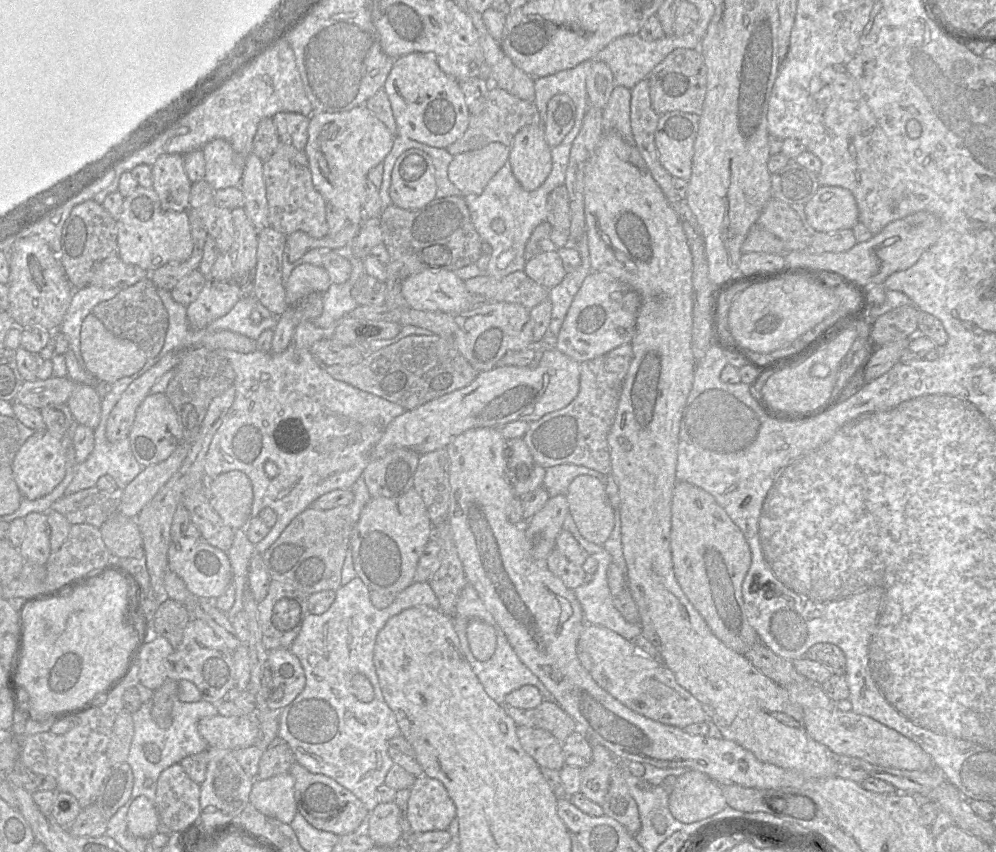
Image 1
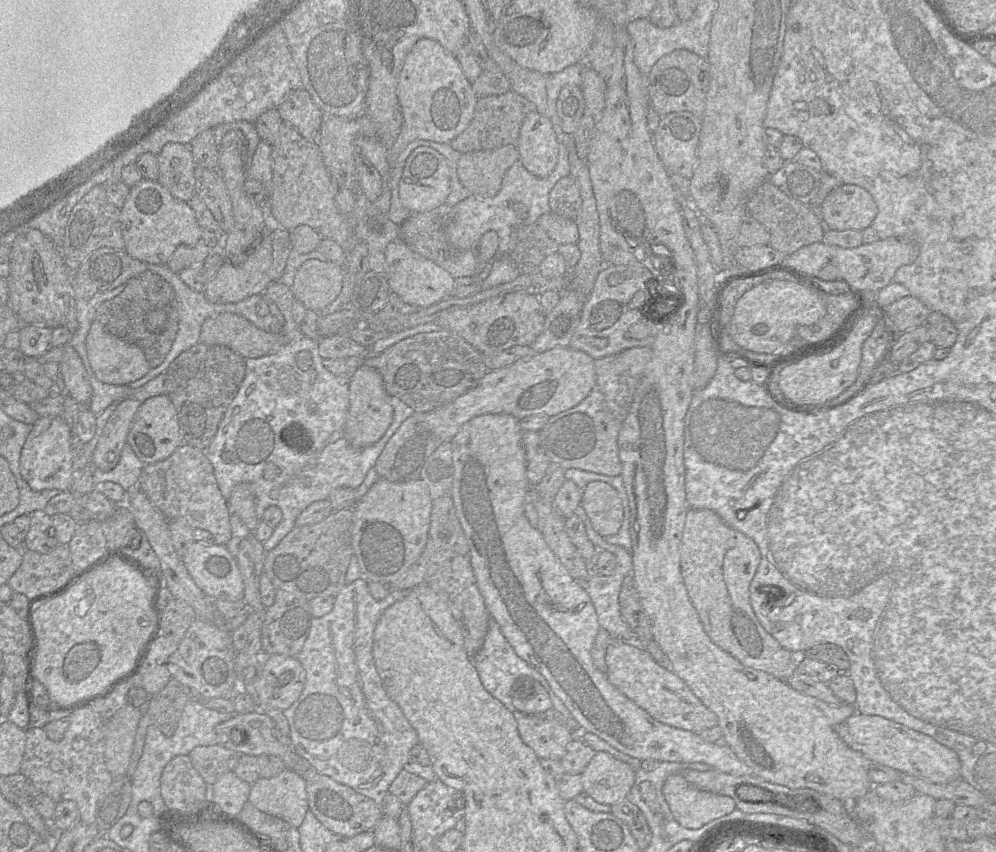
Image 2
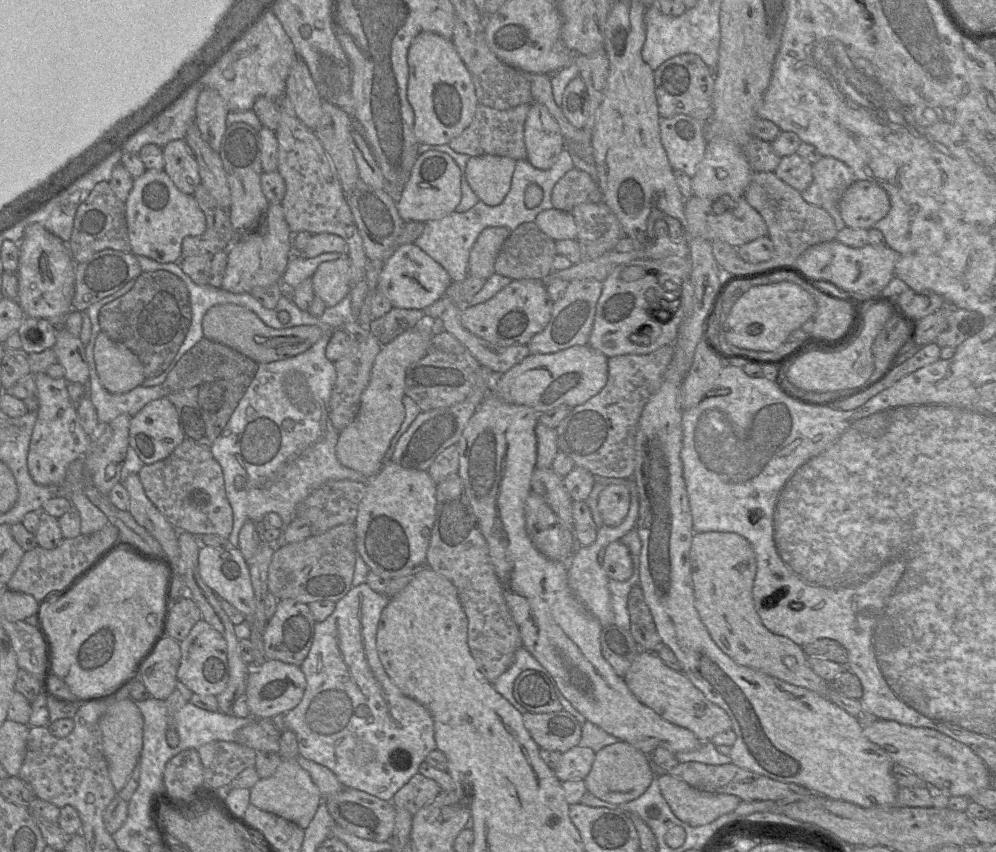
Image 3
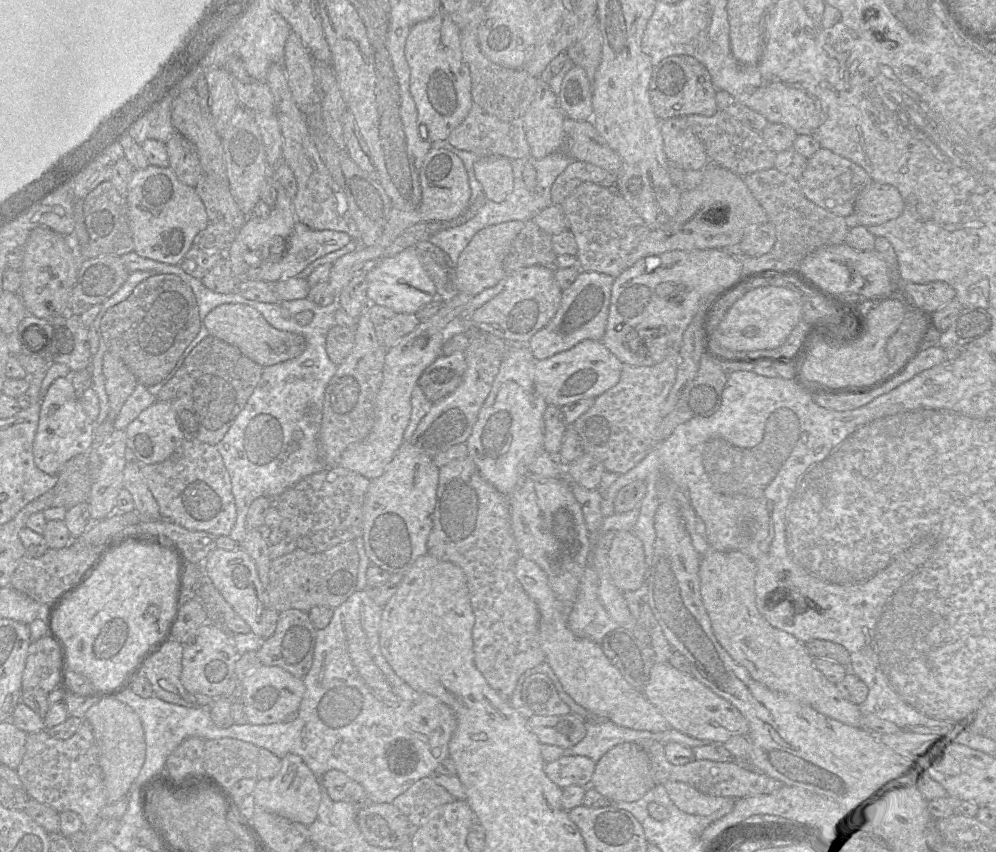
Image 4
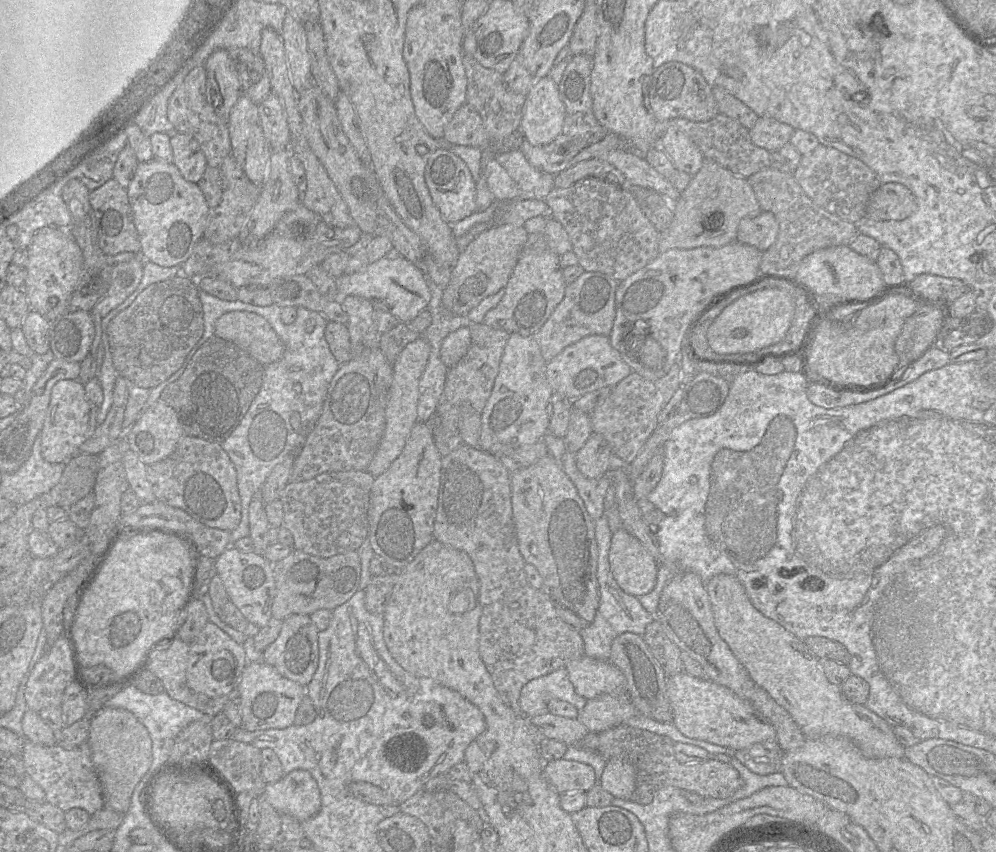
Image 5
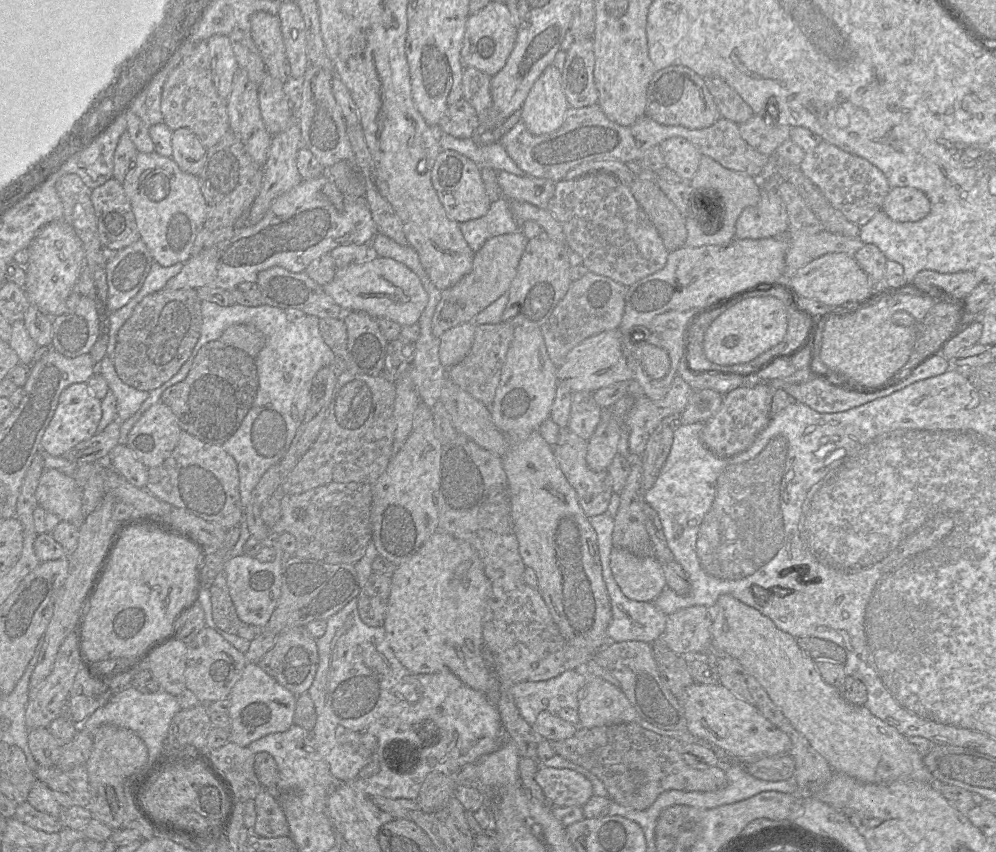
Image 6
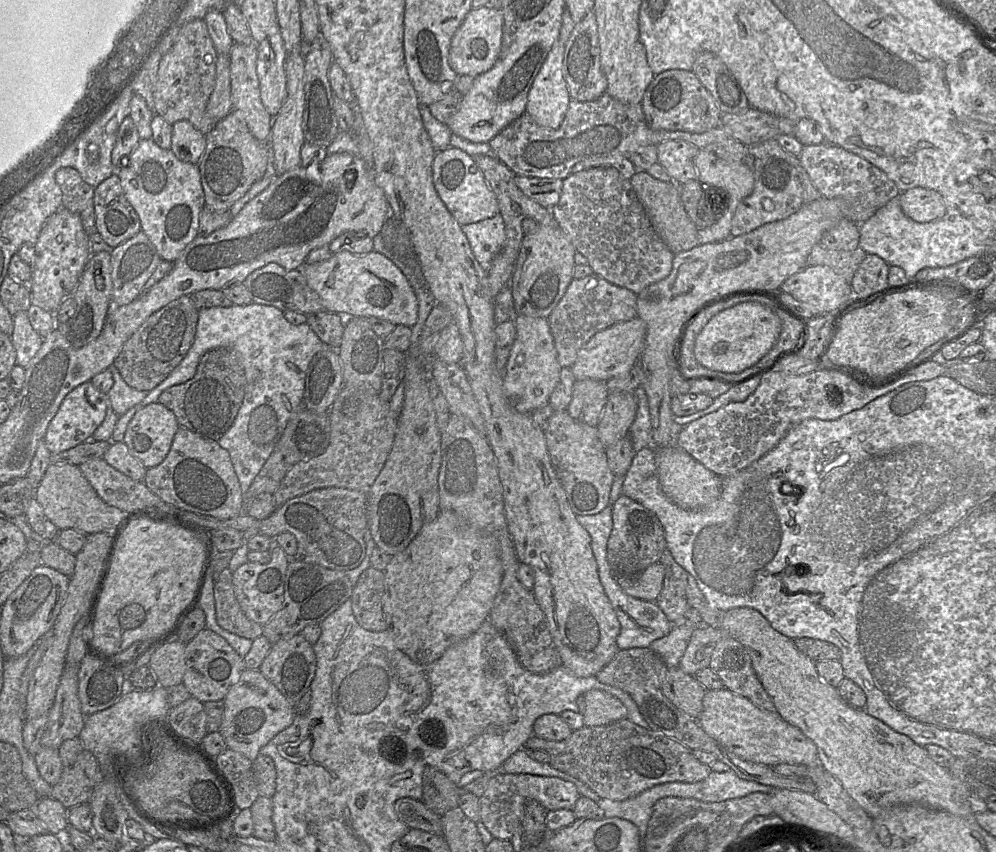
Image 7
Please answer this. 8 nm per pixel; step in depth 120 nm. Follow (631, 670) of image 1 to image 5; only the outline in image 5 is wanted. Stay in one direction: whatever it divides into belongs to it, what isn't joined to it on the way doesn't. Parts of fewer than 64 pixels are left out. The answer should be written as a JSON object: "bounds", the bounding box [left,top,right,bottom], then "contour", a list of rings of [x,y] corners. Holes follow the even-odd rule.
{"bounds":[667,672,776,751],"contour":[[[681,672],[668,677],[667,693],[674,713],[673,724],[687,738],[734,751],[756,743],[776,742],[774,727],[754,709],[749,700],[724,686]]]}

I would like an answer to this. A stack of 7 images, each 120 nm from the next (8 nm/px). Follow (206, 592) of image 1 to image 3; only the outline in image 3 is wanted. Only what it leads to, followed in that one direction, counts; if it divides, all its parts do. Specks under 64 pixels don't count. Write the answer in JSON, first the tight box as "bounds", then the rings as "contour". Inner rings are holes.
{"bounds":[198,545,256,627],"contour":[[[201,545],[198,554],[198,570],[203,582],[217,595],[217,597],[222,597],[242,612],[245,615],[245,619],[249,621],[251,627],[251,618],[256,610],[256,602],[249,566],[239,548],[222,548]]]}

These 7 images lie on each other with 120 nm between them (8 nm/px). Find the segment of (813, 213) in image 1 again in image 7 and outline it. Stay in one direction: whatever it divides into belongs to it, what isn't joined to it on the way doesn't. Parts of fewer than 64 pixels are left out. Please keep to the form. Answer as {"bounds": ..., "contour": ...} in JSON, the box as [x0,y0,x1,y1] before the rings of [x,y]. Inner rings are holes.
{"bounds":[899,187,946,223],"contour":[[[914,187],[899,194],[900,206],[904,214],[918,223],[928,223],[941,219],[946,213],[942,195],[932,189]]]}

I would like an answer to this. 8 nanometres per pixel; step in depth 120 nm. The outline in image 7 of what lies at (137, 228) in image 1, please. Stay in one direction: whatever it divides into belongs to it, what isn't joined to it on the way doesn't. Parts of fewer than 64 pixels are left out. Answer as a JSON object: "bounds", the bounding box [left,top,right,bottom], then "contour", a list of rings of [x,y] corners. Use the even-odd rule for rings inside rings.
{"bounds":[115,139,204,262],"contour":[[[140,139],[129,157],[121,159],[120,165],[120,168],[115,169],[115,174],[120,179],[127,201],[139,217],[141,231],[155,246],[162,260],[174,262],[198,234],[200,213],[204,207],[198,165],[180,161],[170,149],[160,148],[152,139]]]}

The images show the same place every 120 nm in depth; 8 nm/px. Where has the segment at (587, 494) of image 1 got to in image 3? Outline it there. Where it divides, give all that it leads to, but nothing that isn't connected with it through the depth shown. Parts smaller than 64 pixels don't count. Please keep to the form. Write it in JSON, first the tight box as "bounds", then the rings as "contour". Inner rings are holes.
{"bounds":[598,484,631,525],"contour":[[[608,484],[599,494],[598,509],[604,525],[620,525],[628,514],[631,495],[624,485]]]}

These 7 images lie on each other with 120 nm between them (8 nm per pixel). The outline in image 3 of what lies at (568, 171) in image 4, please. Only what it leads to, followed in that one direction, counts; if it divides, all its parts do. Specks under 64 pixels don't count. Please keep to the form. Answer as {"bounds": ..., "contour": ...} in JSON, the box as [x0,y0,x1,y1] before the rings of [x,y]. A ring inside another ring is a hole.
{"bounds":[551,167,602,212],"contour":[[[574,167],[556,183],[551,201],[553,208],[571,212],[579,204],[601,202],[602,193],[591,175]]]}

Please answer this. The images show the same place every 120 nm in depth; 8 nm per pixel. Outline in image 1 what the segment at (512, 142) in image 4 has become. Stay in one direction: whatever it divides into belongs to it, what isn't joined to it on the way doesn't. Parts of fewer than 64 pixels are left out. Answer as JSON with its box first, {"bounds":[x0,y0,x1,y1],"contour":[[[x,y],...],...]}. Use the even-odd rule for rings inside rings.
{"bounds":[446,85,540,156],"contour":[[[490,85],[483,110],[477,115],[470,115],[469,125],[464,134],[446,150],[455,156],[471,150],[480,149],[489,143],[499,142],[511,147],[514,136],[527,125],[539,125],[540,113],[534,102],[522,100],[506,90]]]}

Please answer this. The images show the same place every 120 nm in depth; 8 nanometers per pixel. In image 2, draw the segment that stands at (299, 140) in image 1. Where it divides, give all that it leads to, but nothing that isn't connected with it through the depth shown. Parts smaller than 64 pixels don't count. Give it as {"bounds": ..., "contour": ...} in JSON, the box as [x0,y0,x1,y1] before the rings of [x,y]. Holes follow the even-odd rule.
{"bounds":[277,88,325,143],"contour":[[[304,88],[291,92],[277,109],[283,122],[293,126],[307,141],[317,143],[325,116]]]}

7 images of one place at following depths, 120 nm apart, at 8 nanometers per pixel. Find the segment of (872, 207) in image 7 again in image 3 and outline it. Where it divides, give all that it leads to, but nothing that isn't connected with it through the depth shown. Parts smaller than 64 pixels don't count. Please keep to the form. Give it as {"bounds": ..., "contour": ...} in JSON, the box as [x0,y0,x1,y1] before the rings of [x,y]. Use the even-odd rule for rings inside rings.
{"bounds":[801,157,858,211],"contour":[[[821,157],[812,164],[812,173],[813,181],[808,189],[801,192],[802,198],[826,211],[837,208],[846,189],[858,180],[844,162],[833,157]]]}

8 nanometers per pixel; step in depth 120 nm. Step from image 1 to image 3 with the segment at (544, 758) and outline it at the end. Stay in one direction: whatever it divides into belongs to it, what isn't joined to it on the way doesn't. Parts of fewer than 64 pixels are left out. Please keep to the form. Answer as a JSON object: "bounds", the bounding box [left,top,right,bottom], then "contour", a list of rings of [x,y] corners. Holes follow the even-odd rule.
{"bounds":[522,710,582,754],"contour":[[[564,710],[551,713],[526,712],[522,719],[524,727],[540,749],[563,754],[580,742],[582,725]]]}

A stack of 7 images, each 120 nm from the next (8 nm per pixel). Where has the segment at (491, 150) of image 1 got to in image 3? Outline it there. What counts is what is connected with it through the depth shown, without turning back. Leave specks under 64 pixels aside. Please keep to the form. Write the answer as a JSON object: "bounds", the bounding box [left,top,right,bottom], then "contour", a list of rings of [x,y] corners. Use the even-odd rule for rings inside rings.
{"bounds":[465,155,517,206],"contour":[[[495,155],[470,157],[465,177],[477,197],[489,206],[498,206],[508,194],[517,161]]]}

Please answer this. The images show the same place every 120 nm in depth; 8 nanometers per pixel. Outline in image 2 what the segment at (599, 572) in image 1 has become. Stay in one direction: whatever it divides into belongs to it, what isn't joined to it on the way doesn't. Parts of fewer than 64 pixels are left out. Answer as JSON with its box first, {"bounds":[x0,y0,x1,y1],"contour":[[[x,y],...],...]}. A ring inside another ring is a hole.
{"bounds":[576,506,635,643],"contour":[[[579,506],[576,513],[585,525],[585,530],[589,540],[594,544],[596,553],[601,553],[603,550],[611,552],[616,557],[616,567],[609,575],[595,575],[587,578],[583,584],[590,600],[595,608],[600,629],[606,630],[614,640],[622,640],[625,643],[634,643],[635,635],[630,629],[627,622],[623,619],[619,606],[619,593],[624,577],[632,571],[632,556],[630,551],[625,550],[621,546],[609,544],[595,533],[594,528],[585,514],[584,510]]]}

